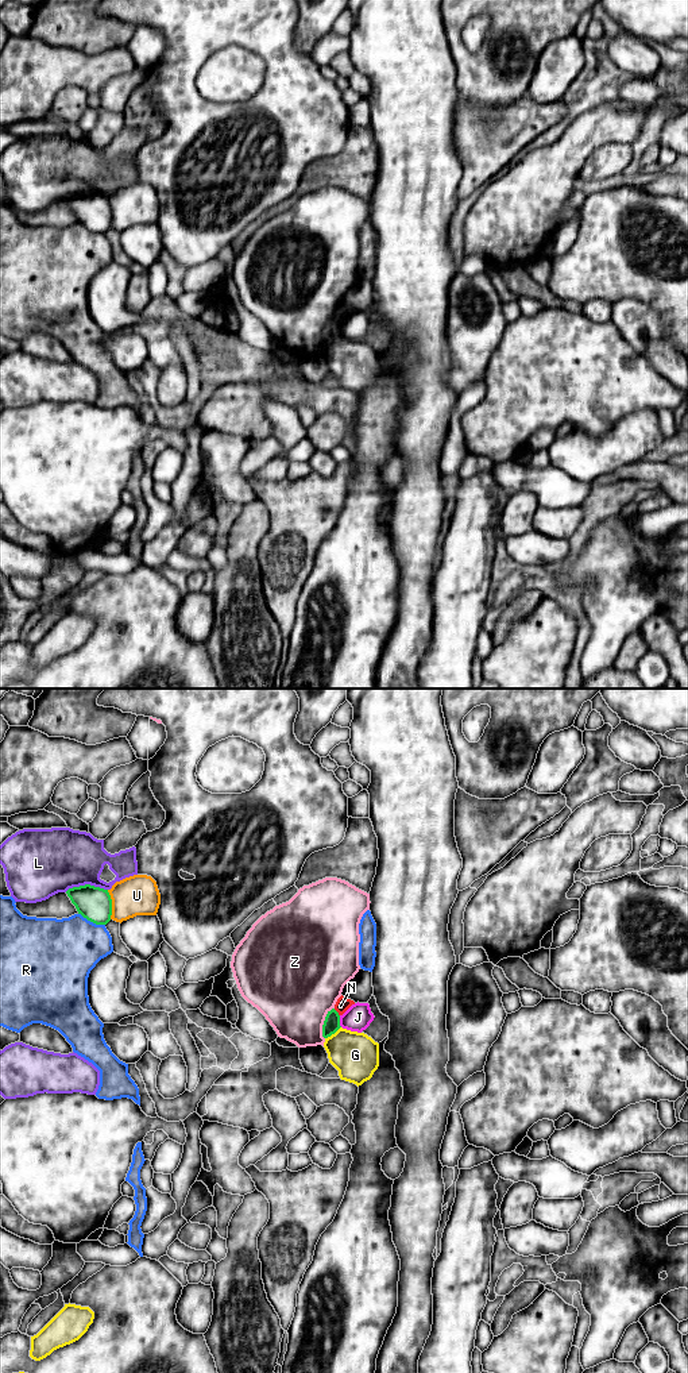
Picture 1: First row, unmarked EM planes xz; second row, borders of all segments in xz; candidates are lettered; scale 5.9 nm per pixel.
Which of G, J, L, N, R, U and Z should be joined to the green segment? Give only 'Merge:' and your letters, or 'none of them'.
Merge: none of them

